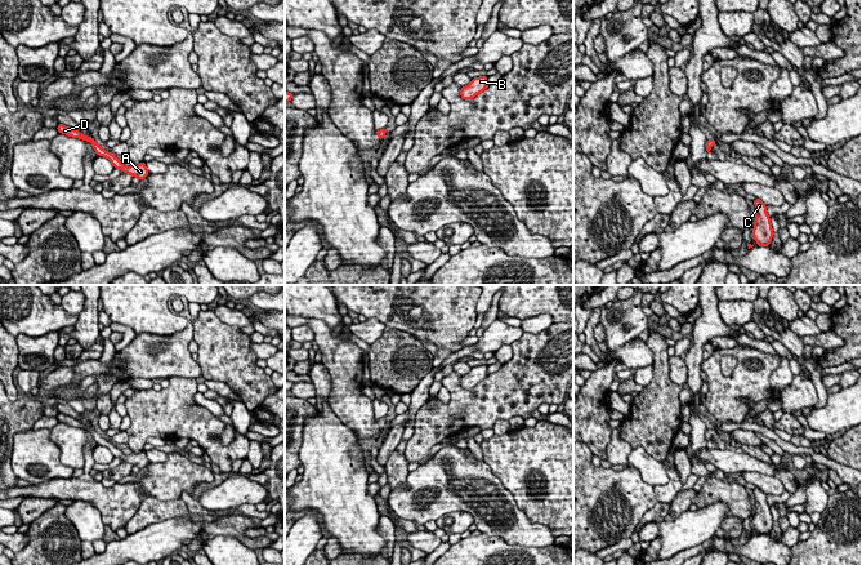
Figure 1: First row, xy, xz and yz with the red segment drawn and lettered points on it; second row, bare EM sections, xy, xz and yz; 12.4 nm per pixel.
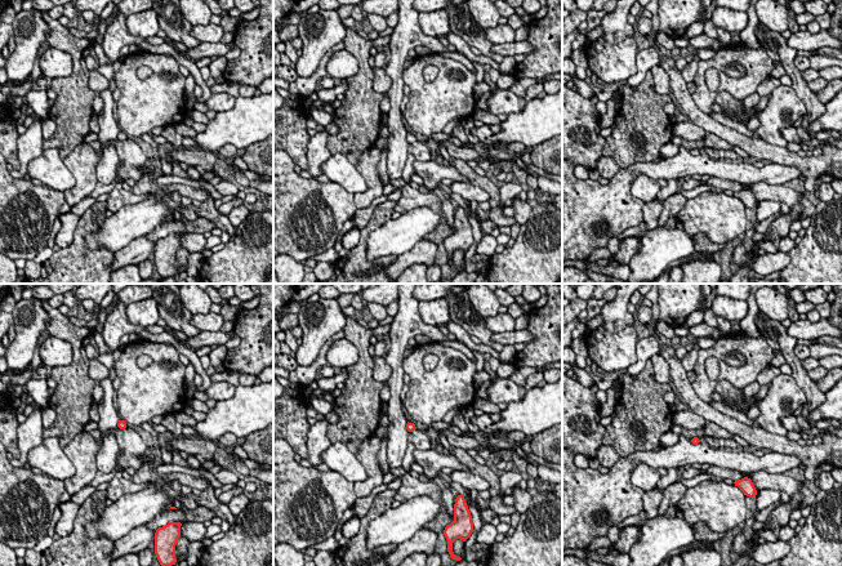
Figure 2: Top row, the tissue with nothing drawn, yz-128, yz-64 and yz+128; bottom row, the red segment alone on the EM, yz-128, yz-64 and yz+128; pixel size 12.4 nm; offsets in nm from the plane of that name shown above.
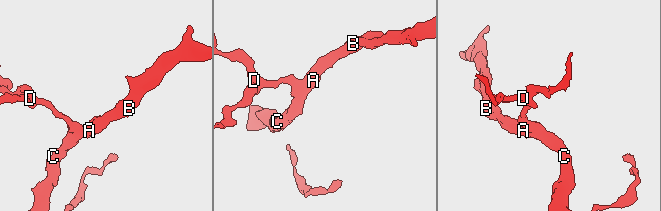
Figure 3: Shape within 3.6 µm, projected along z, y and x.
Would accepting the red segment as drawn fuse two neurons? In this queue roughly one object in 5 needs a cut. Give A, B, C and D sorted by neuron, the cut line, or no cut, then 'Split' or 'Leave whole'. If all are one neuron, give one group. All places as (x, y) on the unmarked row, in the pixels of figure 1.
Groups: A B C D. No split. Leave whole

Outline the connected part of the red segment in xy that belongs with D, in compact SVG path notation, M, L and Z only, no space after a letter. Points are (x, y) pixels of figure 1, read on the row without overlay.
M58 413L57 419L61 423L66 423L66 424L72 426L72 427L79 427L79 428L82 428L85 431L86 430L90 431L98 445L103 445L103 446L108 448L111 450L111 453L113 454L113 457L120 458L122 462L131 463L133 466L137 466L139 470L142 470L142 468L144 468L149 464L149 461L147 459L147 455L146 455L144 450L138 453L138 454L126 455L116 446L116 444L113 444L112 441L108 441L104 437L102 437L94 430L93 426L84 424L79 419L75 419L70 415L63 414L63 413Z

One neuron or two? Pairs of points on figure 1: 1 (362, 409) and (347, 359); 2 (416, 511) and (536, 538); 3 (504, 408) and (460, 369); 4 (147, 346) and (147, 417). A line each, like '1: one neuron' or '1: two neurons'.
1: one neuron
2: one neuron
3: two neurons
4: two neurons

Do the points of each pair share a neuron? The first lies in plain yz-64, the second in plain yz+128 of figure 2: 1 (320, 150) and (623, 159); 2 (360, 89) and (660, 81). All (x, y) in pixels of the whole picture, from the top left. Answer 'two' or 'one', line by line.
1: two
2: two

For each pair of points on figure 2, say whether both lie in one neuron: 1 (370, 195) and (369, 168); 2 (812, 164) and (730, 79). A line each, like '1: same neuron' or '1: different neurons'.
1: same neuron
2: different neurons

